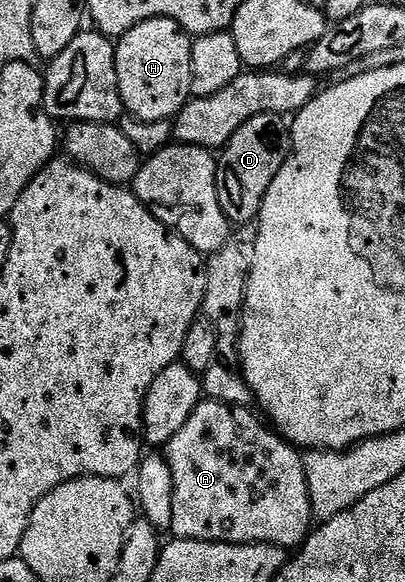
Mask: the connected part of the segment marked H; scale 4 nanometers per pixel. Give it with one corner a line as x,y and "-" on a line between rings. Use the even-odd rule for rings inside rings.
164,16
141,22
115,44
117,86
123,107
138,120
171,120
192,99
191,46
189,33
177,22

